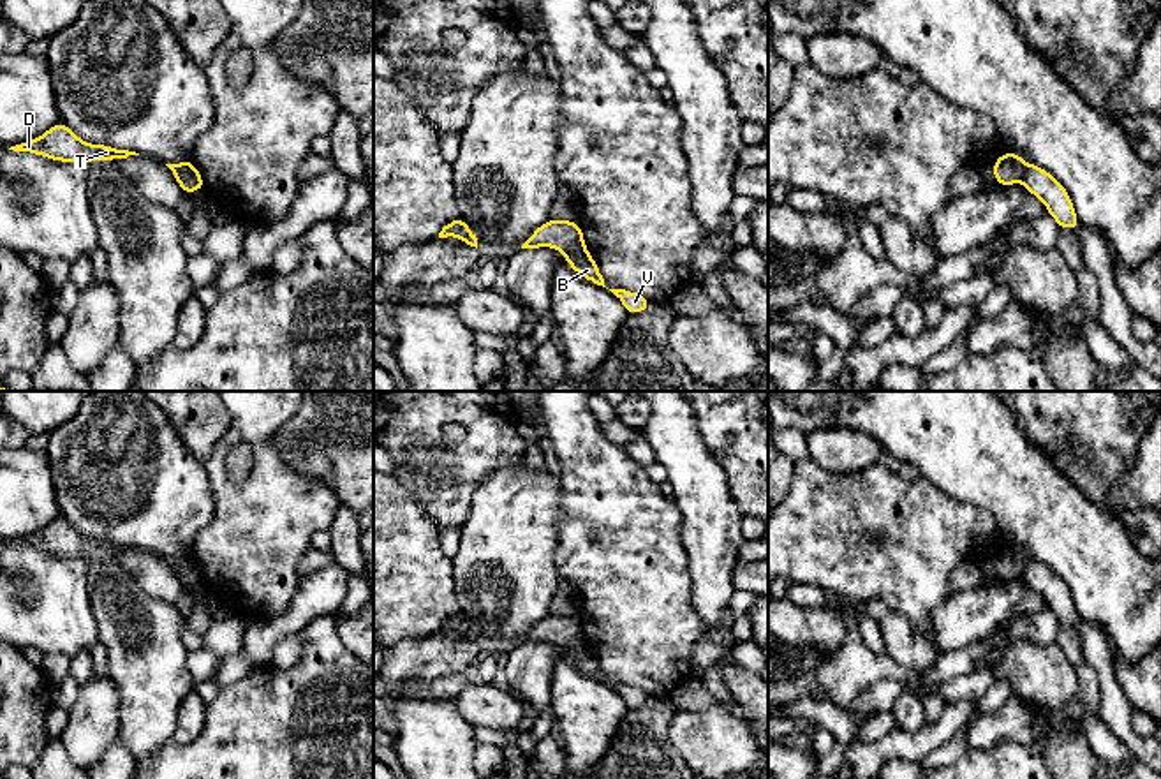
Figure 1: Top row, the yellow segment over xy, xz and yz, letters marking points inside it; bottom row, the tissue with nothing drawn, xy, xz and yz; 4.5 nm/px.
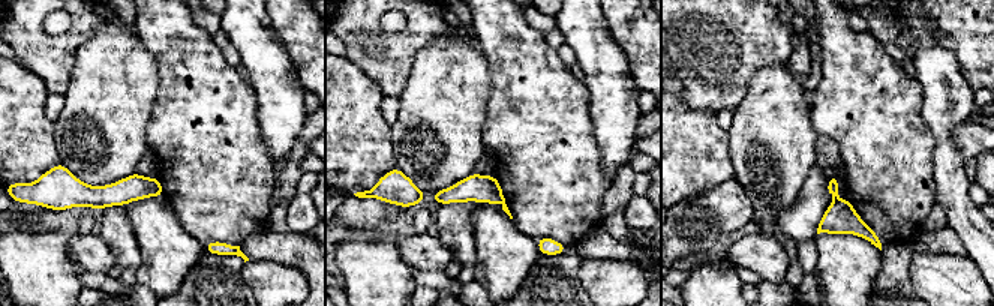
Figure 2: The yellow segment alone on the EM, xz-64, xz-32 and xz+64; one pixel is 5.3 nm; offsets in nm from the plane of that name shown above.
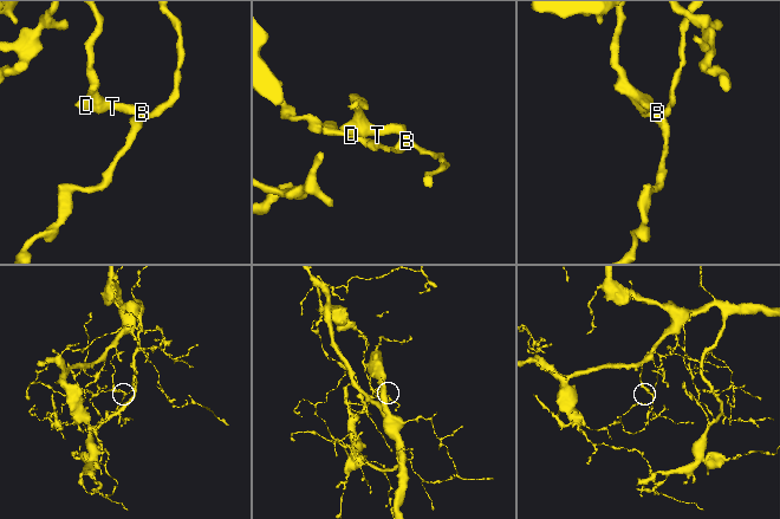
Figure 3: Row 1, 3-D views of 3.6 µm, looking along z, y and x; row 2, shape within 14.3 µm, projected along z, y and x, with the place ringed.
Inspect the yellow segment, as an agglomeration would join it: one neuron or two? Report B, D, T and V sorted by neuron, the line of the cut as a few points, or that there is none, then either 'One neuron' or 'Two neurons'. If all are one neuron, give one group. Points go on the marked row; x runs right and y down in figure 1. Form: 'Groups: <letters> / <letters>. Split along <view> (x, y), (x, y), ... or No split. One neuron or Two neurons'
Groups: B V / D T. Split along xz (585, 249), (566, 258). Two neurons

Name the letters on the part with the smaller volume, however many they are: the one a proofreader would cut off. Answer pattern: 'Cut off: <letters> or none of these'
Cut off: B, V

